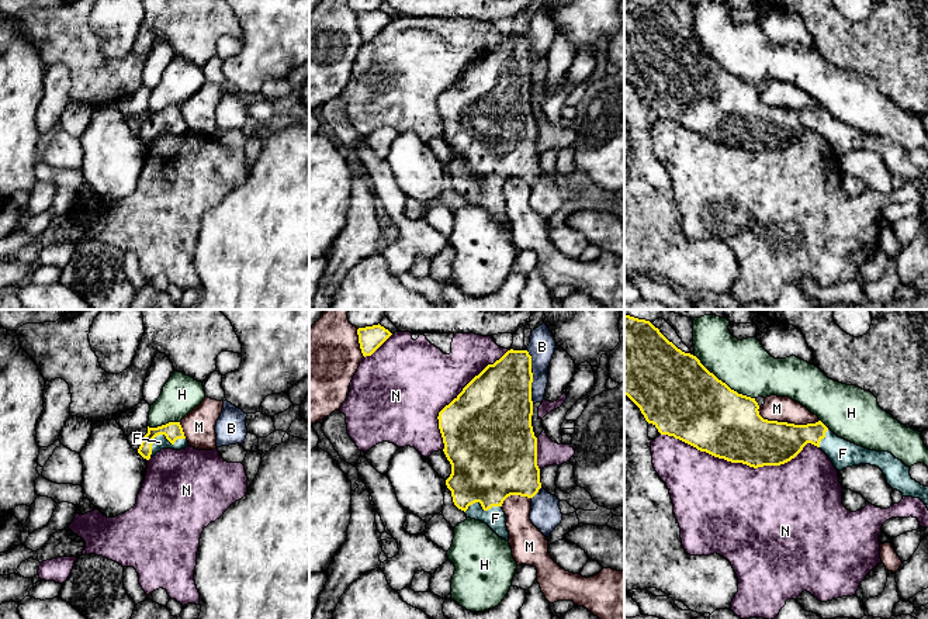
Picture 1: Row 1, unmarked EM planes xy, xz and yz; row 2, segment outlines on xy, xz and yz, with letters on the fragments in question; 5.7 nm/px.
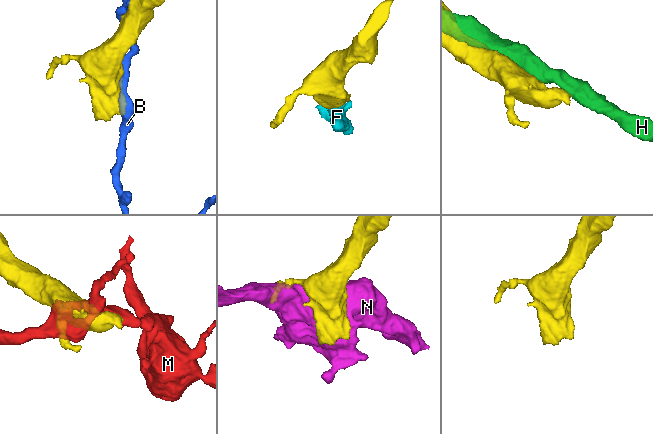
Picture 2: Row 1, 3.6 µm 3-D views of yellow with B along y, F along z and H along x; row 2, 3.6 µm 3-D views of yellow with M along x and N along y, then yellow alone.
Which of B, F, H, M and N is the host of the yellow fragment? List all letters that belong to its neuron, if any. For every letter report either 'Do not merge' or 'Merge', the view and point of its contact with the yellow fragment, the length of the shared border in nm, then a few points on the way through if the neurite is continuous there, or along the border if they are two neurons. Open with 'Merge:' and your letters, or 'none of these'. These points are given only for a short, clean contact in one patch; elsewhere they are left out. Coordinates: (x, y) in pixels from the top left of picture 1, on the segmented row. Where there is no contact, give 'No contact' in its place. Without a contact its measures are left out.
Merge: F
B: Do not merge. Touches yellow at xz (530, 388). Shared border 180 nm
F: Merge. Touches yellow at xy (160, 434). Shared border 240 nm. Path across: xy (173, 431), (170, 434), (160, 434), (159, 442)
H: Do not merge. Touches yellow at yz (724, 383). Shared border 420 nm
M: Do not merge. Touches yellow at yz (786, 422). Shared border 360 nm
N: Do not merge. Touches yellow at yz (740, 462). Shared border 900 nm

